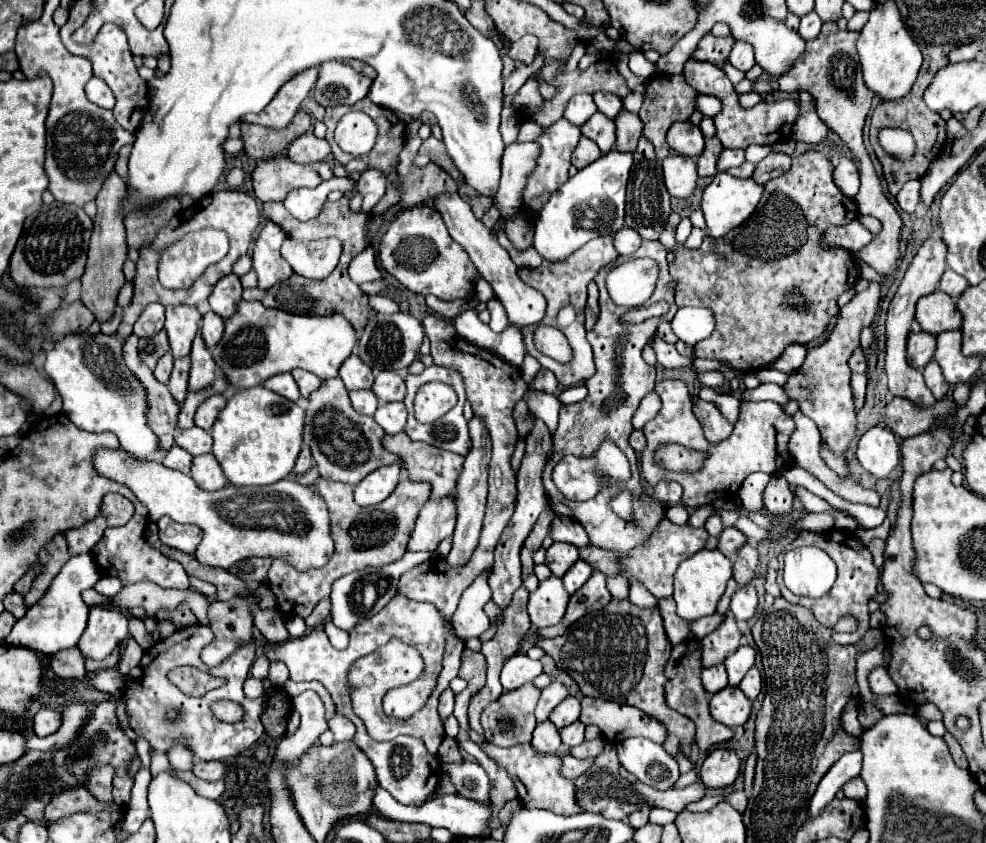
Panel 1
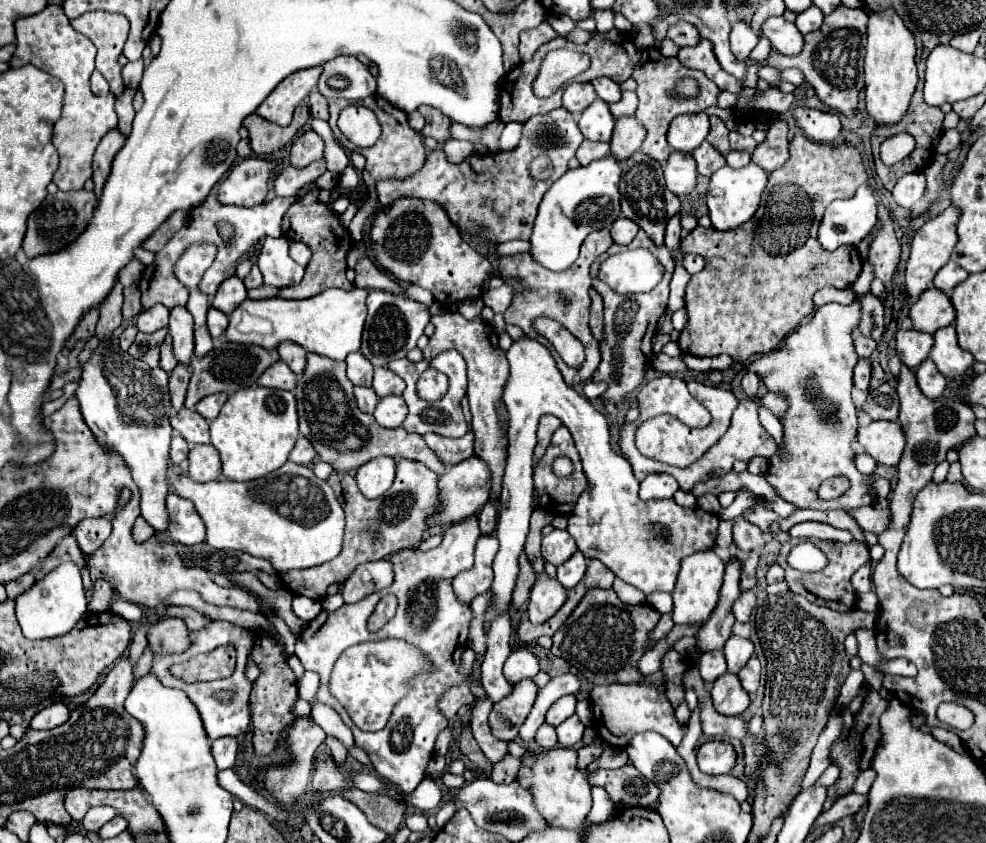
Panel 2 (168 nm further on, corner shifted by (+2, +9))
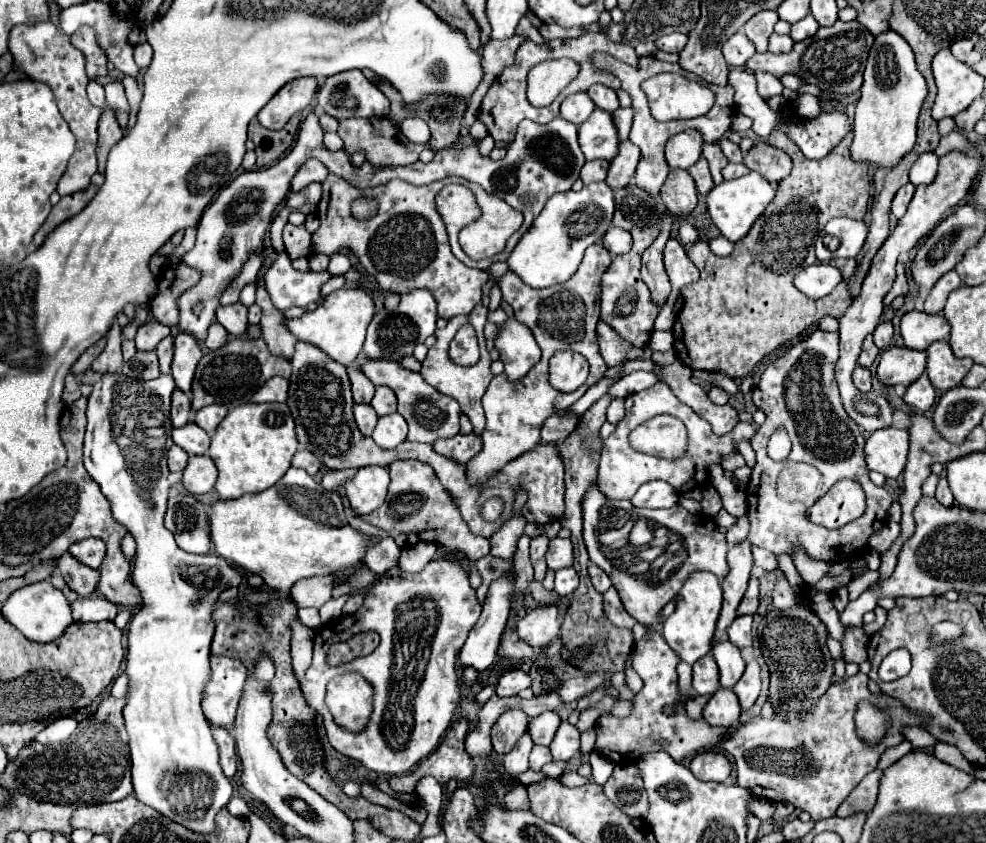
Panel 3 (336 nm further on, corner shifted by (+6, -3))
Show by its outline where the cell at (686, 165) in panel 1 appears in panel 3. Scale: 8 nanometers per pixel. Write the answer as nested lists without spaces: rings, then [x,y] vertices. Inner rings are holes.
[[[671,170],[663,188],[661,200],[671,216],[689,214],[697,206],[697,188],[687,170]]]

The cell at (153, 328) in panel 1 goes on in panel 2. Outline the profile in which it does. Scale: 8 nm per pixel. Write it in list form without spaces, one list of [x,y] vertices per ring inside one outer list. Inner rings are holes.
[[[155,304],[153,308],[143,310],[135,320],[141,332],[155,332],[159,328],[165,328],[167,322],[169,322],[169,310],[163,304]]]

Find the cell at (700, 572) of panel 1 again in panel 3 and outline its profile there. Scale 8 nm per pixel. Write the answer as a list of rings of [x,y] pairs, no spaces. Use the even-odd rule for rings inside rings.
[[[697,572],[697,574],[691,574],[689,580],[683,584],[683,588],[677,596],[677,608],[665,620],[663,636],[665,636],[667,644],[679,654],[679,658],[685,660],[687,664],[695,664],[701,656],[709,654],[709,650],[713,648],[715,622],[719,618],[721,602],[723,602],[723,592],[721,592],[717,576],[713,576],[713,574]]]

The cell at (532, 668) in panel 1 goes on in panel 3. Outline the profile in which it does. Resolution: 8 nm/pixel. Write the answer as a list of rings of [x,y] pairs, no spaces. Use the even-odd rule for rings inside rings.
[[[511,670],[497,682],[497,696],[517,696],[517,692],[531,686],[531,678],[523,670]]]

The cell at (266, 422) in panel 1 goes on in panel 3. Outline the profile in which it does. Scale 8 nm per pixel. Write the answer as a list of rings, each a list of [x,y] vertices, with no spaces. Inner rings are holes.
[[[249,402],[233,408],[211,436],[209,456],[219,468],[215,490],[223,500],[235,500],[243,494],[263,492],[271,488],[285,476],[297,446],[299,442],[295,436],[295,424],[287,404]]]

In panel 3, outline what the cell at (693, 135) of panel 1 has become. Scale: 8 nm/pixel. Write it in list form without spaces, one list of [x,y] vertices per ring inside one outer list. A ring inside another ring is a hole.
[[[687,130],[669,138],[665,148],[665,158],[669,168],[689,168],[701,158],[703,138],[697,130]]]

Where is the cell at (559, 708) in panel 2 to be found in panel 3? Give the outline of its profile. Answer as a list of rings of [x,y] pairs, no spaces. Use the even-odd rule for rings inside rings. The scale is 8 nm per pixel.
[[[543,712],[541,716],[529,722],[529,736],[535,744],[549,746],[559,724],[561,724],[561,718],[555,712]]]

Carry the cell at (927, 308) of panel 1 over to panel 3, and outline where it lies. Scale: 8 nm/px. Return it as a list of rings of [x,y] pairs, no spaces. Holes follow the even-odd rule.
[[[911,310],[901,318],[901,336],[911,350],[927,350],[935,340],[947,340],[951,326],[941,314]]]

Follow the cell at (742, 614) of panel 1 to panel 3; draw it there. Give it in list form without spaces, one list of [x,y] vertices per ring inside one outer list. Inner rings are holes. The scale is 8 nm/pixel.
[[[751,615],[737,616],[729,626],[729,640],[737,648],[747,648],[752,645],[753,617]]]

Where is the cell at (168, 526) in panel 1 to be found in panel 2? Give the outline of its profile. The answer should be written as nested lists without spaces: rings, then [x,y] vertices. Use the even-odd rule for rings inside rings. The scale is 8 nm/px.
[[[167,494],[167,514],[169,528],[167,534],[175,544],[195,546],[205,540],[205,524],[197,514],[193,502],[181,500],[175,494]]]

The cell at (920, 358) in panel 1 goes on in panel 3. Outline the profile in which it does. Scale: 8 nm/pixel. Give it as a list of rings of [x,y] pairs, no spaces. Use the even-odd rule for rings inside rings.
[[[891,346],[879,358],[877,378],[885,386],[897,386],[897,384],[909,386],[925,372],[925,362],[927,362],[925,352]]]

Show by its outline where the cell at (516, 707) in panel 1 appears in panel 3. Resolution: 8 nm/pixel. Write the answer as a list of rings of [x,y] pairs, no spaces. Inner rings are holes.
[[[509,710],[501,714],[501,718],[493,724],[493,730],[491,730],[493,750],[497,754],[511,752],[517,740],[525,734],[527,726],[529,726],[529,718],[521,710]]]

